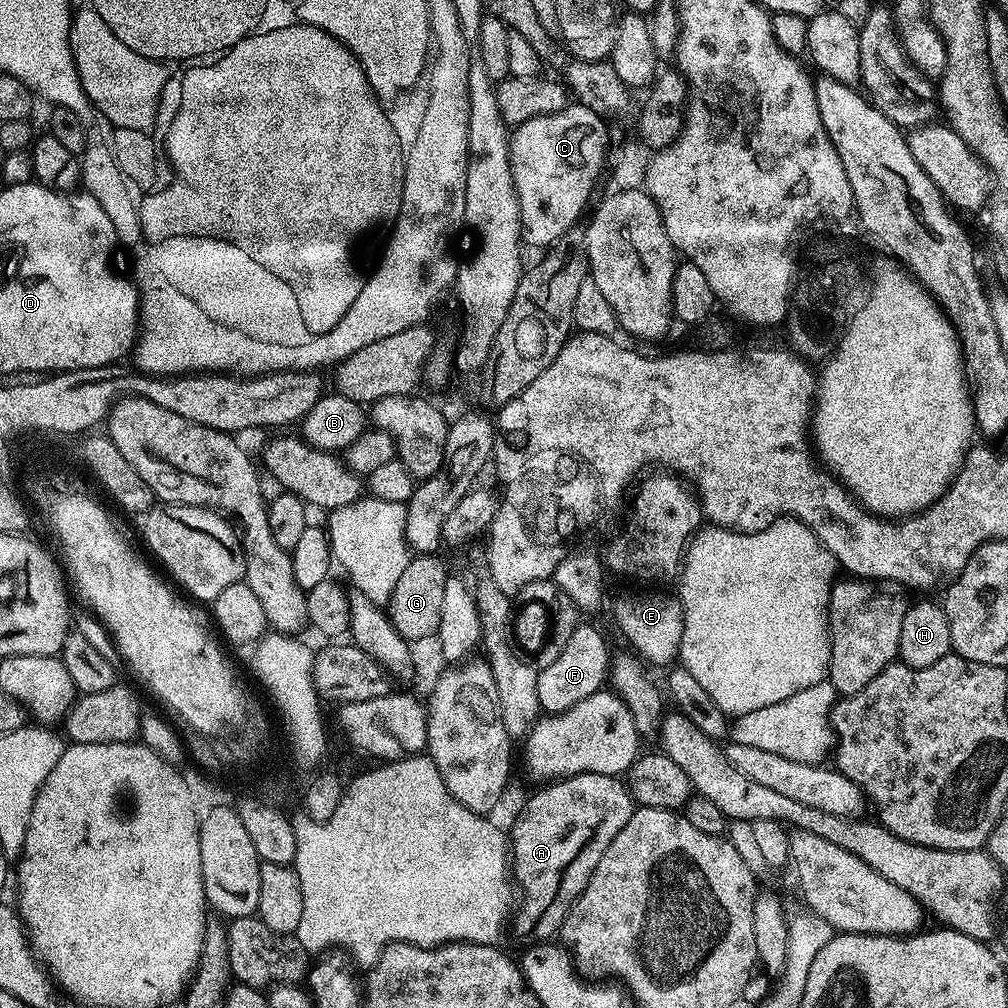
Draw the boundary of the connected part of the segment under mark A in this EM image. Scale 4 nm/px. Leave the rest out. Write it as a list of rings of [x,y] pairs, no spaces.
[[[583,772],[541,788],[544,789],[534,793],[517,814],[512,832],[510,828],[510,872],[519,892],[518,904],[520,900],[520,909],[514,912],[516,932],[520,936],[536,935],[537,941],[544,942],[559,933],[569,910],[576,904],[582,890],[586,890],[598,862],[602,862],[602,854],[606,854],[610,842],[614,842],[622,826],[626,826],[631,818],[634,801],[623,779],[606,774]]]

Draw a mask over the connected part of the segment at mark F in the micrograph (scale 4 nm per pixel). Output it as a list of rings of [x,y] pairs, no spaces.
[[[582,622],[570,634],[562,654],[558,659],[538,671],[538,702],[545,713],[565,712],[570,710],[582,698],[590,698],[590,694],[601,691],[610,676],[610,651],[604,636],[588,622]]]

